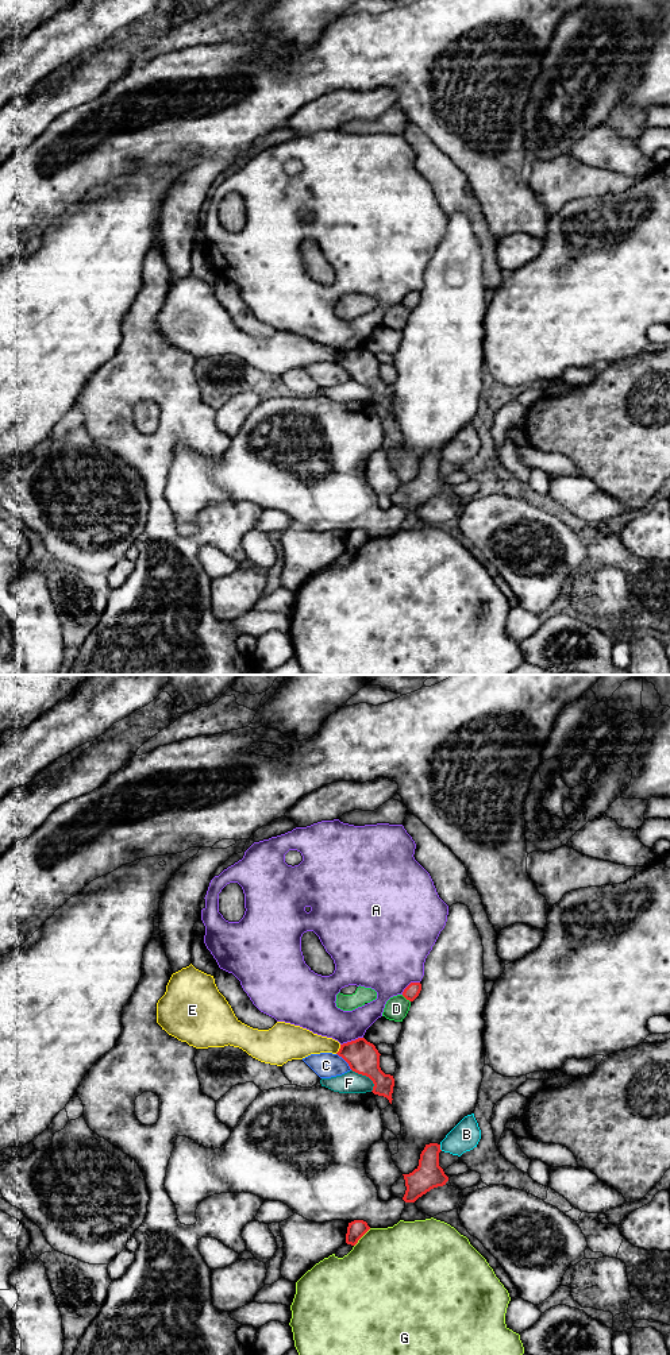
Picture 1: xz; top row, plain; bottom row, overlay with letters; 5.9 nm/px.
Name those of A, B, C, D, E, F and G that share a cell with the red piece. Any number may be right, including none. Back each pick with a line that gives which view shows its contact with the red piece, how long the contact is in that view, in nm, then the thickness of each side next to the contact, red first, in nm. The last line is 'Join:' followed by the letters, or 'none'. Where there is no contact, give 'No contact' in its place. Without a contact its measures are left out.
Join: none

